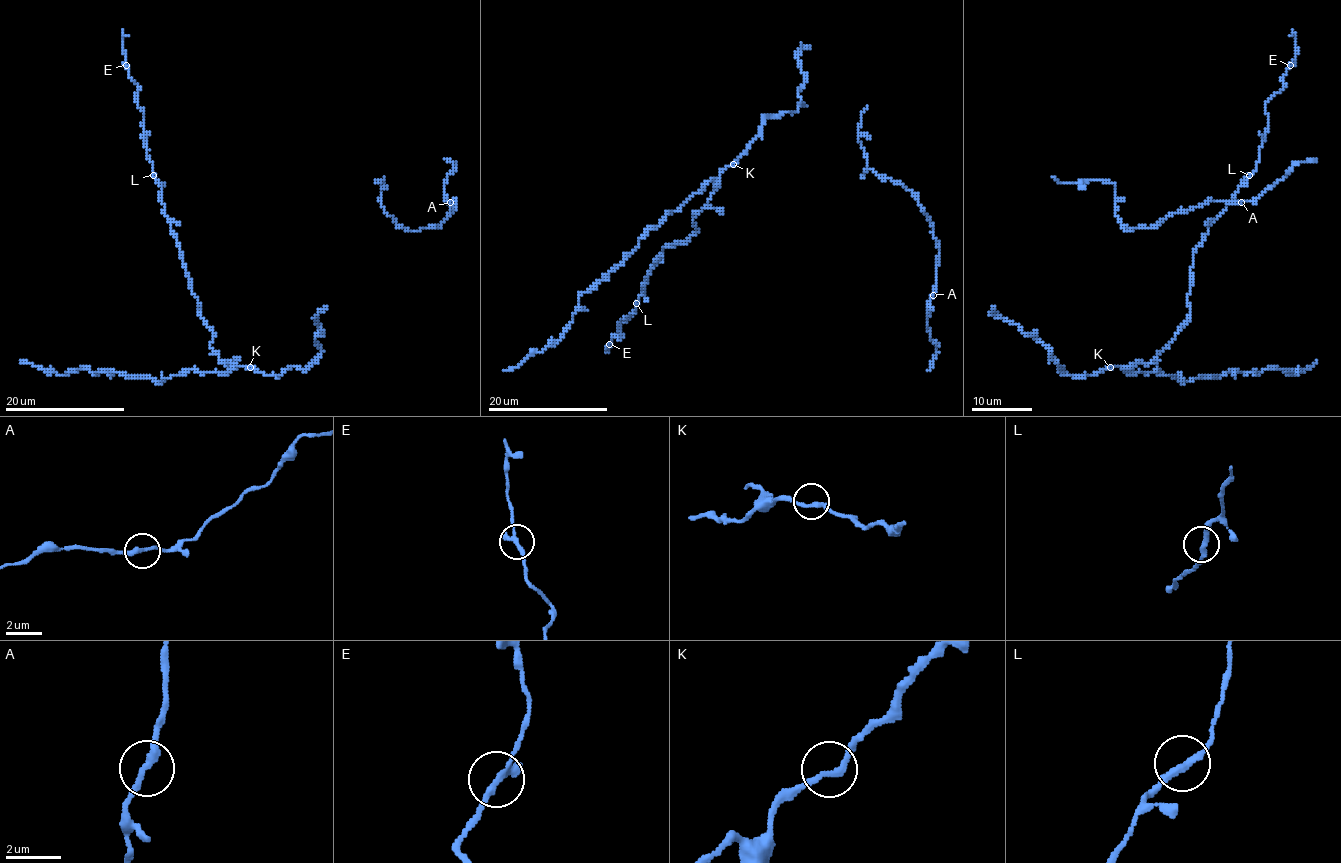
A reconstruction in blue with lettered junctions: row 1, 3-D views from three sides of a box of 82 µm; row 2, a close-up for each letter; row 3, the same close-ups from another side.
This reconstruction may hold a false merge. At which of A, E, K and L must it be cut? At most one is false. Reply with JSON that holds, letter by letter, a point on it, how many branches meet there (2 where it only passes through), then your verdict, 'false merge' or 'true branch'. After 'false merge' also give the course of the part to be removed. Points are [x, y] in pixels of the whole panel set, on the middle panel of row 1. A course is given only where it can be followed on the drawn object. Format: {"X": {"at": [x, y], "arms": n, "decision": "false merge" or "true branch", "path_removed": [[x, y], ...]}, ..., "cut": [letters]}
{"A": {"at": [933, 295], "arms": 2, "decision": "true branch"}, "E": {"at": [609, 344], "arms": 2, "decision": "true branch"}, "K": {"at": [733, 164], "arms": 2, "decision": "true branch"}, "L": {"at": [636, 303], "arms": 2, "decision": "true branch"}, "cut": []}

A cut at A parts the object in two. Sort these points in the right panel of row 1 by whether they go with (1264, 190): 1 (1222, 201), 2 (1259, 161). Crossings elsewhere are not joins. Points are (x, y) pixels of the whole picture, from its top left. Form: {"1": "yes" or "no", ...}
{"1": "yes", "2": "no"}

